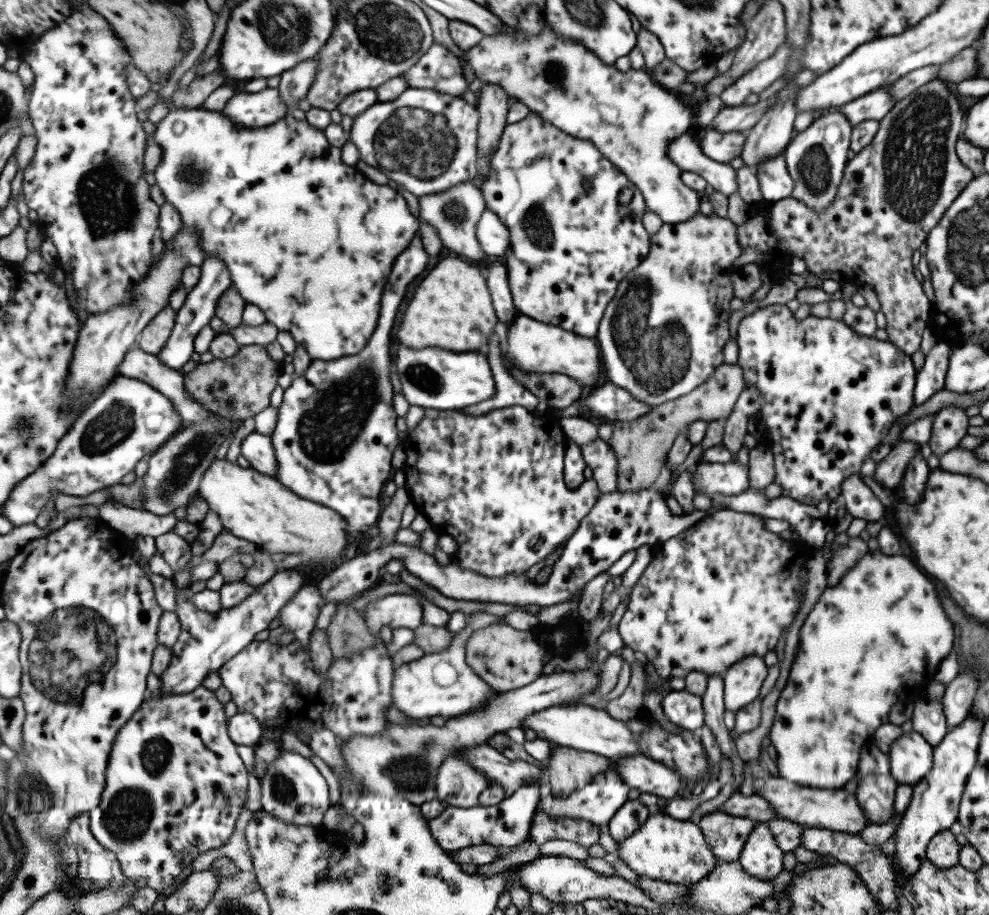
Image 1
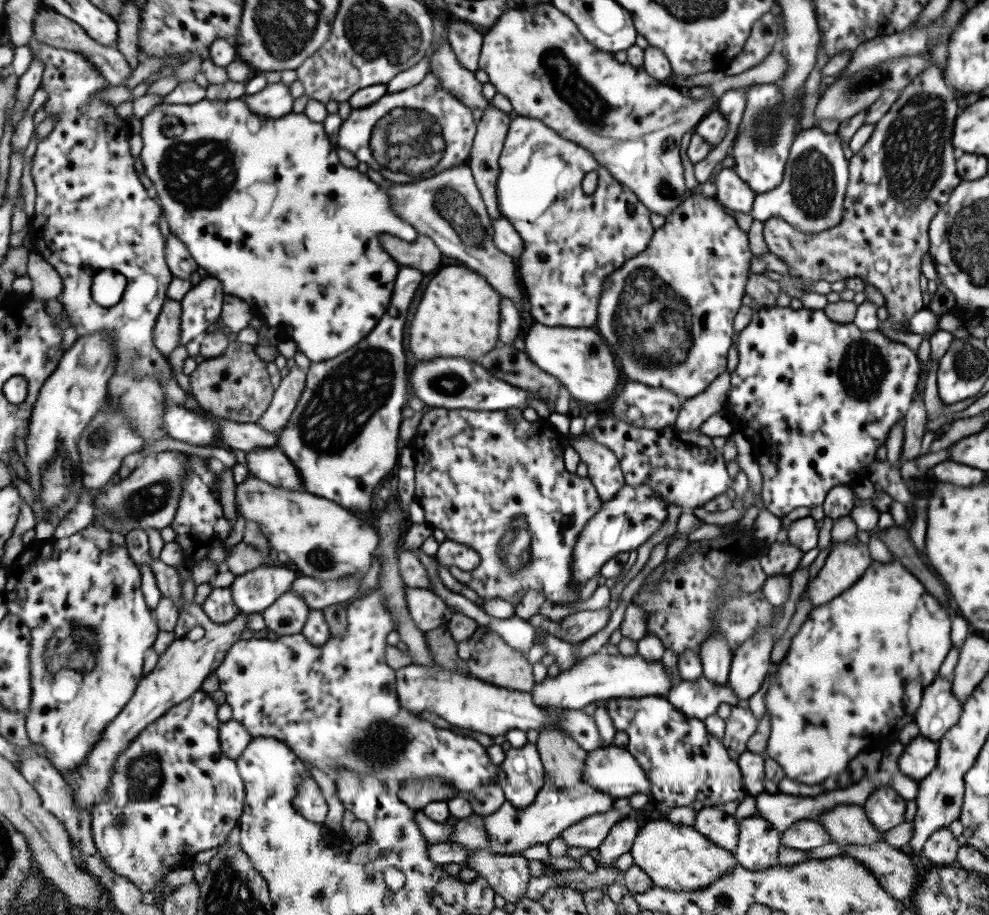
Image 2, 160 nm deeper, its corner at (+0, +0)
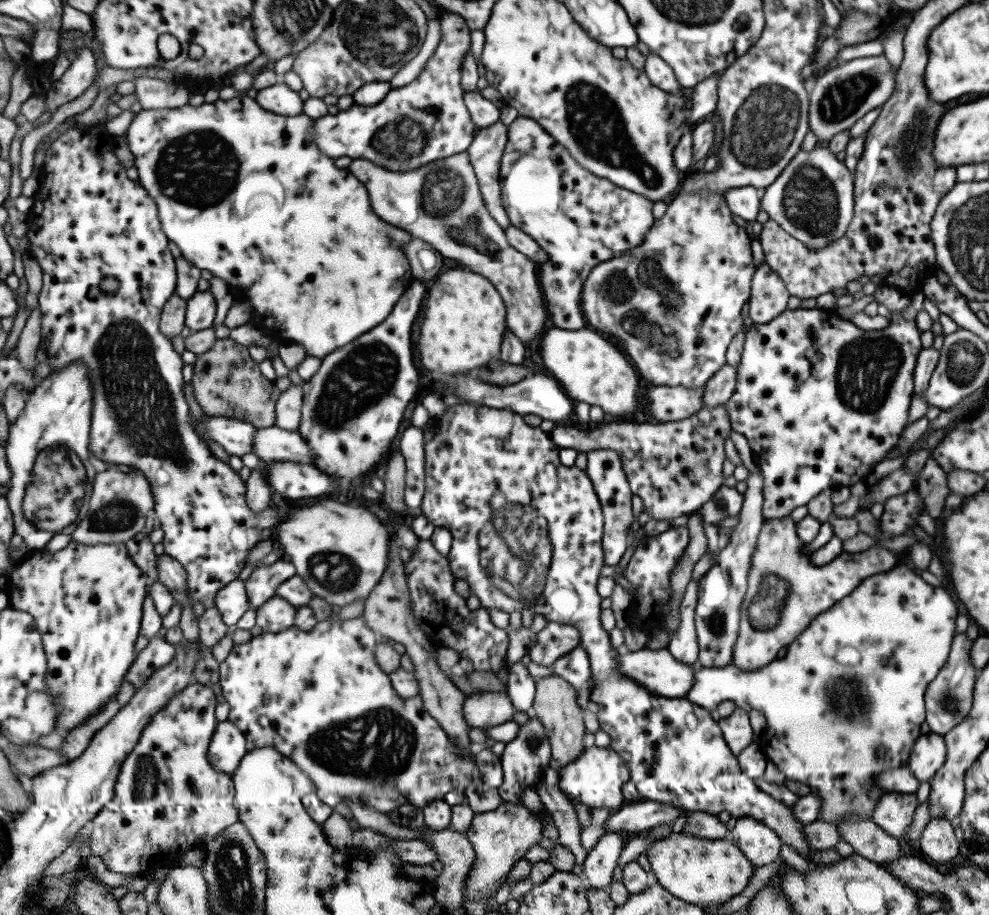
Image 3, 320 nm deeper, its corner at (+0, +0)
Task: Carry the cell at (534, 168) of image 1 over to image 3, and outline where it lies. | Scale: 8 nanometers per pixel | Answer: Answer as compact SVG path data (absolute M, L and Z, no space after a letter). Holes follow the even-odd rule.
M517 116L506 127L507 138L499 171L500 197L510 224L528 234L547 254L545 262L536 264L537 284L547 312L547 324L571 331L587 328L581 310L583 281L587 280L596 264L641 244L654 223L651 215L653 202L581 168L569 156L567 149L557 144L534 120Z

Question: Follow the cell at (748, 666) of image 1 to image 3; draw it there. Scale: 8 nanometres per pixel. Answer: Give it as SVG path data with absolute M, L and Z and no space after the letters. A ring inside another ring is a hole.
M789 515L780 519L764 519L762 522L756 538L755 552L751 556L743 602L739 605L738 635L731 660L738 669L752 671L769 664L776 658L779 648L793 642L817 614L845 598L864 578L890 569L898 562L891 551L876 543L853 554L842 550L831 562L818 566L809 563L810 556L803 556L799 552L804 546L806 544L797 536L794 522Z

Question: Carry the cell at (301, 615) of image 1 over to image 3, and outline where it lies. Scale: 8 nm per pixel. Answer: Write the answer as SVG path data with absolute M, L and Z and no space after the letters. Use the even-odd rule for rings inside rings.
M279 595L255 609L256 625L265 633L278 633L295 625L298 607Z

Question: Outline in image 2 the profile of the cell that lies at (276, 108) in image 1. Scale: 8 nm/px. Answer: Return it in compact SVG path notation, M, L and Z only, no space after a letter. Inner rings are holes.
M283 83L268 84L263 90L251 96L245 96L249 108L267 118L281 118L293 113L294 96L290 87Z

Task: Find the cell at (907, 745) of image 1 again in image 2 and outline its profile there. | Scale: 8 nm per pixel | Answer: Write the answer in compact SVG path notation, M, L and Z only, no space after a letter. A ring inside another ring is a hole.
M918 734L902 748L897 771L914 781L928 776L937 762L937 745L938 742Z

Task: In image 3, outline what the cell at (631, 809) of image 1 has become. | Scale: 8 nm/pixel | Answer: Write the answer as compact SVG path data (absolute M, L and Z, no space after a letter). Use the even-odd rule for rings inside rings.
M622 833L604 834L597 844L586 852L582 871L587 889L608 887L615 866L620 864L621 854L626 843Z

